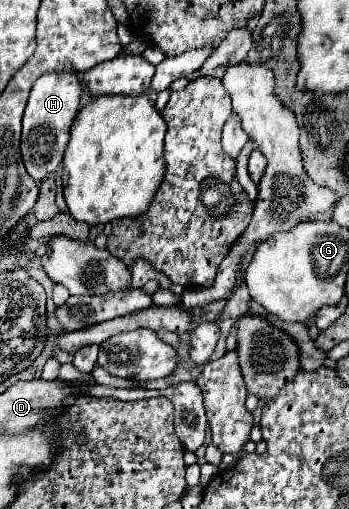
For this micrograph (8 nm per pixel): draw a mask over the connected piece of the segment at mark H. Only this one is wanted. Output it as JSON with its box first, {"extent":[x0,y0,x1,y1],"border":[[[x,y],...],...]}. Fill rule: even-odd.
{"extent":[21,72,81,182],"border":[[[47,72],[41,76],[33,88],[23,116],[23,134],[21,134],[21,154],[27,174],[41,182],[47,174],[55,172],[63,160],[65,146],[69,142],[71,124],[79,110],[81,84],[71,72]]]}

